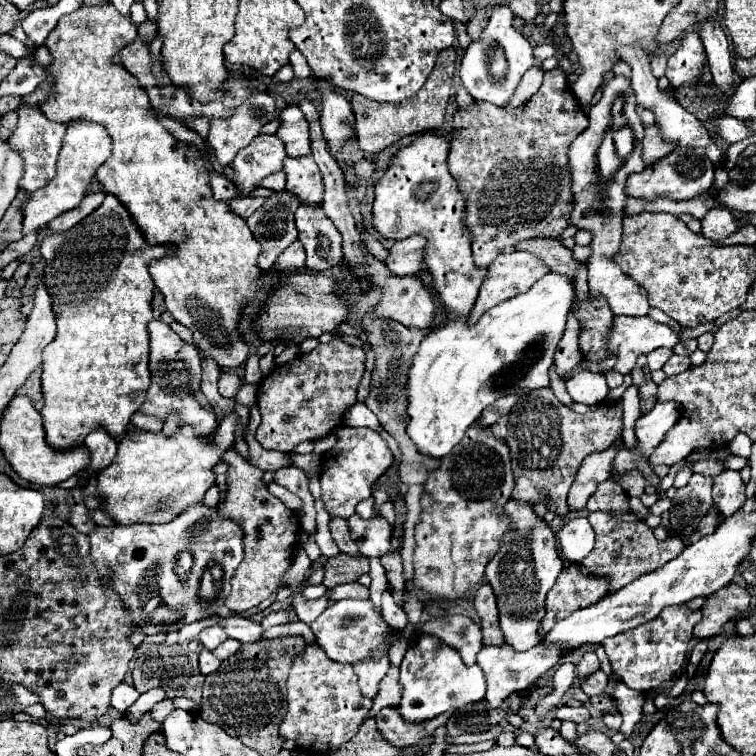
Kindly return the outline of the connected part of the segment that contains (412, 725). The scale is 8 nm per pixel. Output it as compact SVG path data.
M387 706L375 716L375 720L379 722L379 730L383 732L383 736L387 736L387 740L395 740L395 744L409 746L415 744L419 738L433 734L433 730L437 726L445 725L453 713L453 710L449 710L427 722L407 722L403 720L403 716L399 716L397 706Z

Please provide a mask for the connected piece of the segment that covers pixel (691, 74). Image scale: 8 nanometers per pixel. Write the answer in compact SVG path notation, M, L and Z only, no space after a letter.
M685 32L675 54L667 60L667 78L673 88L693 86L701 80L705 68L705 46L697 32Z

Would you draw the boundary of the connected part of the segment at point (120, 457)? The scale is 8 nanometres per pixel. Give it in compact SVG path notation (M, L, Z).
M229 412L219 422L213 438L209 438L209 440L197 438L191 428L179 428L171 438L163 436L161 432L159 434L127 432L119 440L119 450L117 450L115 460L103 472L97 474L97 492L99 492L99 500L103 504L99 510L105 512L107 516L111 516L115 522L127 522L127 524L141 524L141 522L165 524L165 522L171 522L189 504L201 502L205 492L211 488L211 484L215 484L213 466L219 464L223 452L233 446L235 426L237 426L237 414Z

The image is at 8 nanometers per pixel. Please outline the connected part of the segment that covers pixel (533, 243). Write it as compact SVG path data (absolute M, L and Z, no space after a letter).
M531 238L531 240L525 240L523 244L517 244L515 250L527 250L529 254L541 258L553 272L567 274L571 278L575 278L577 274L577 260L573 258L573 252L565 248L559 240Z

